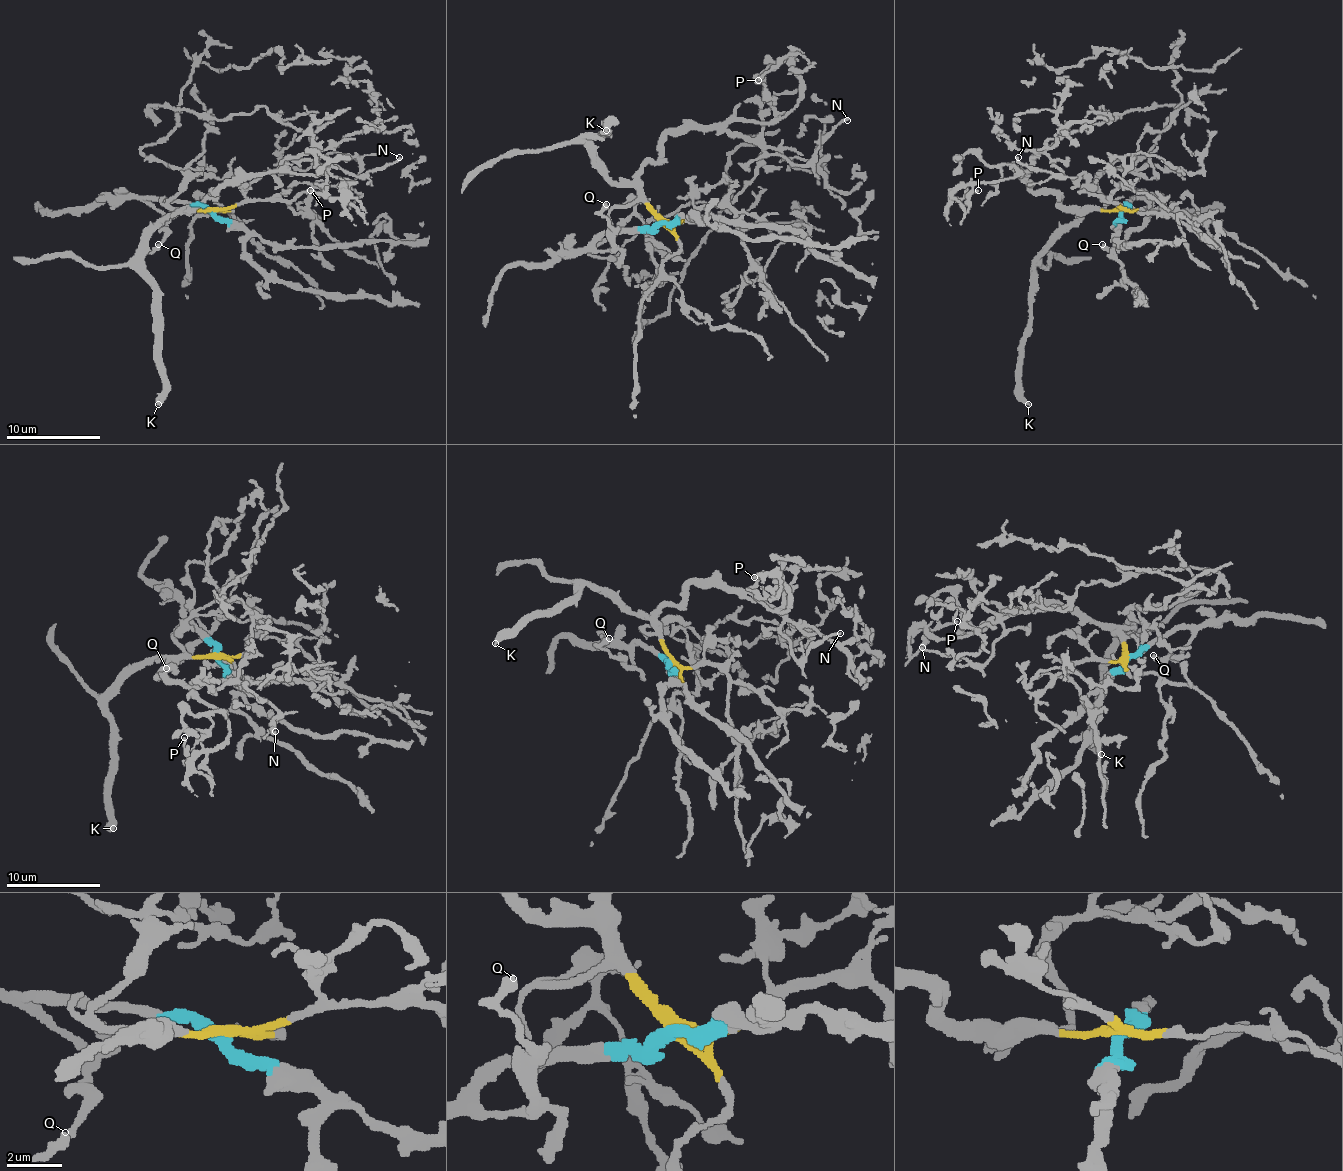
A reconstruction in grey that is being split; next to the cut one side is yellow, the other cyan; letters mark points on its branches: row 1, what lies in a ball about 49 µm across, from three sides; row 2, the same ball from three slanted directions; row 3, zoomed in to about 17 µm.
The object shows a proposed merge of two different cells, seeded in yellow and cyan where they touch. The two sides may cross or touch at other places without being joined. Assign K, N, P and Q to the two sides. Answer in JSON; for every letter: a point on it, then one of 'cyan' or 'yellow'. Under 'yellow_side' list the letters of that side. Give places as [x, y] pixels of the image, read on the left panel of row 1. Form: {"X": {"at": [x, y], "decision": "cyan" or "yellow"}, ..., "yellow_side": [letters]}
{"K": {"at": [158, 404], "decision": "yellow"}, "N": {"at": [399, 157], "decision": "yellow"}, "P": {"at": [310, 190], "decision": "yellow"}, "Q": {"at": [158, 244], "decision": "cyan"}, "yellow_side": ["K", "N", "P"]}

